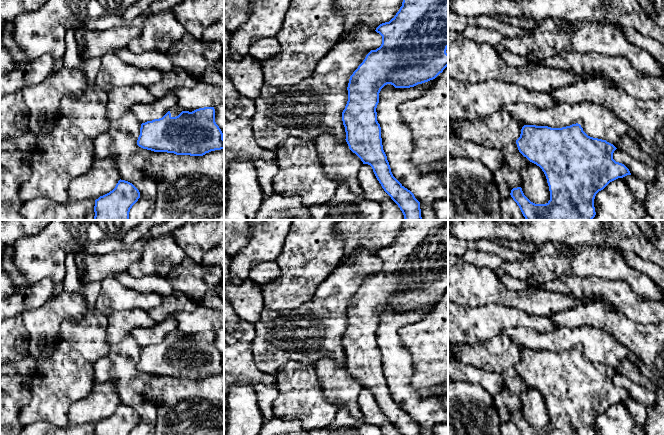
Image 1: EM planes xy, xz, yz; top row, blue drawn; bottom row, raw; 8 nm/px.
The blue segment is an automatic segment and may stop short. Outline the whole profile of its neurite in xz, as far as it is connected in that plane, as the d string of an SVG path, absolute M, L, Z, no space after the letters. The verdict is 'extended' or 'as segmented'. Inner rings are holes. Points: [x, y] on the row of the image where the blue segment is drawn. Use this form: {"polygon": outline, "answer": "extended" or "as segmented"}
{"polygon": "M403 0L402 6L400 7L399 11L396 13L396 15L389 21L380 24L376 30L377 33L379 33L382 36L382 44L379 48L376 50L371 50L363 60L363 62L358 66L358 68L353 72L353 74L350 76L349 83L348 83L348 101L345 106L345 109L342 112L342 121L343 125L345 127L346 132L346 142L349 146L349 149L355 153L363 162L363 164L368 164L372 167L373 172L381 184L384 191L391 197L391 199L398 205L400 210L402 211L404 215L405 220L422 220L421 217L421 209L420 209L420 202L415 198L414 194L405 188L392 174L391 168L389 165L389 162L387 160L387 156L383 150L382 145L382 138L381 138L381 127L380 124L377 121L377 112L376 108L379 103L379 93L381 89L387 85L391 84L395 88L410 88L414 87L418 84L422 84L425 82L428 82L430 80L435 79L440 73L443 72L443 70L448 66L448 54L446 53L446 50L448 48L448 0Z", "answer": "as segmented"}

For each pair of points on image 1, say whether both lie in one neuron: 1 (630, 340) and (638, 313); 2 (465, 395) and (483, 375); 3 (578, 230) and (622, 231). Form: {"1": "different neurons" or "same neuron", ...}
{"1": "different neurons", "2": "different neurons", "3": "same neuron"}

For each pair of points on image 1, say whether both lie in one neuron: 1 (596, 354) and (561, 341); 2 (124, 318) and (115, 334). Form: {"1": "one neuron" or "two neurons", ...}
{"1": "one neuron", "2": "one neuron"}

